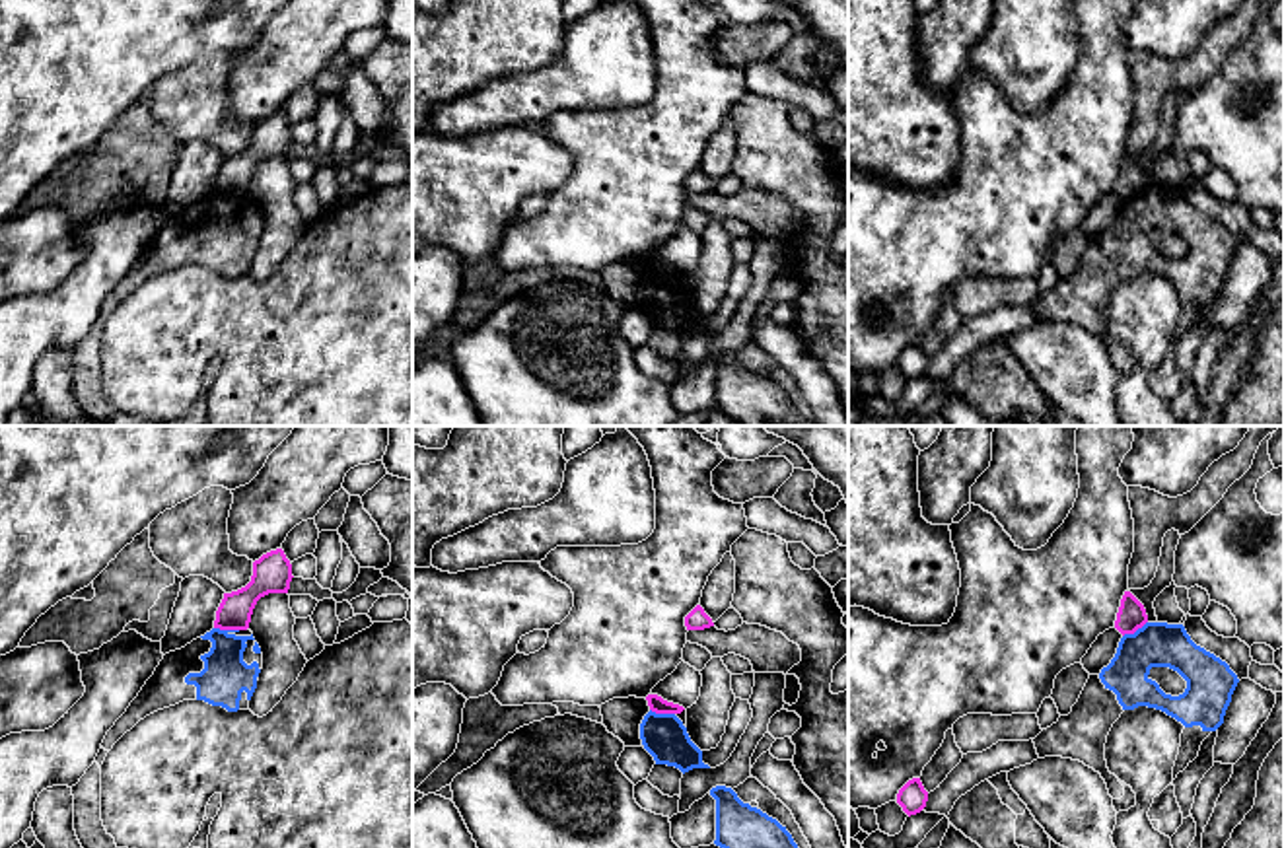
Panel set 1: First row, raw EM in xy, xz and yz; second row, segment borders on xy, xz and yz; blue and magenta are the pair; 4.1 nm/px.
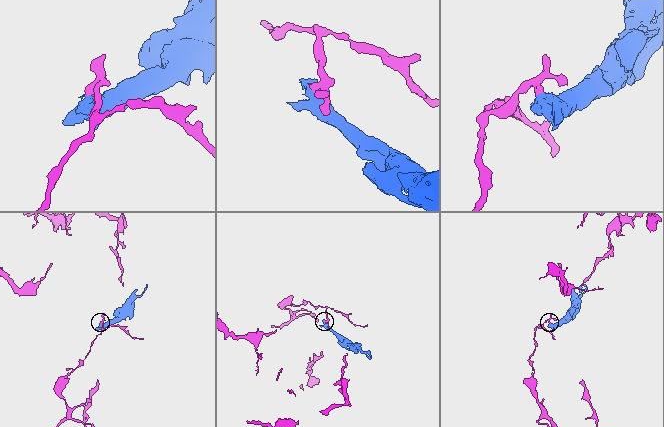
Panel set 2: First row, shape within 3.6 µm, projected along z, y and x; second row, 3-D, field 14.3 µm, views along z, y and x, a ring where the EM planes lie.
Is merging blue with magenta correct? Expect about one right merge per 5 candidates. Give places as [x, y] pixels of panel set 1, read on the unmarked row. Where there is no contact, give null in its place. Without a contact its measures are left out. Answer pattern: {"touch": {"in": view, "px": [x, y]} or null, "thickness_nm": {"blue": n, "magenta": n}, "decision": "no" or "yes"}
{"touch": {"in": "xy", "px": [226, 195]}, "thickness_nm": {"blue": 190, "magenta": 140}, "decision": "no"}

